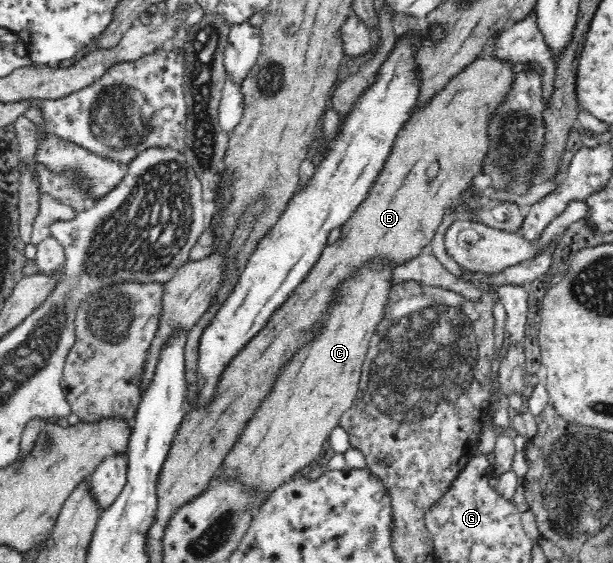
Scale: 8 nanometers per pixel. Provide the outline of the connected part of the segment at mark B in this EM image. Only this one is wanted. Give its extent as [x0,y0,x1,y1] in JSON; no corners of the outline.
[156,39,516,528]

